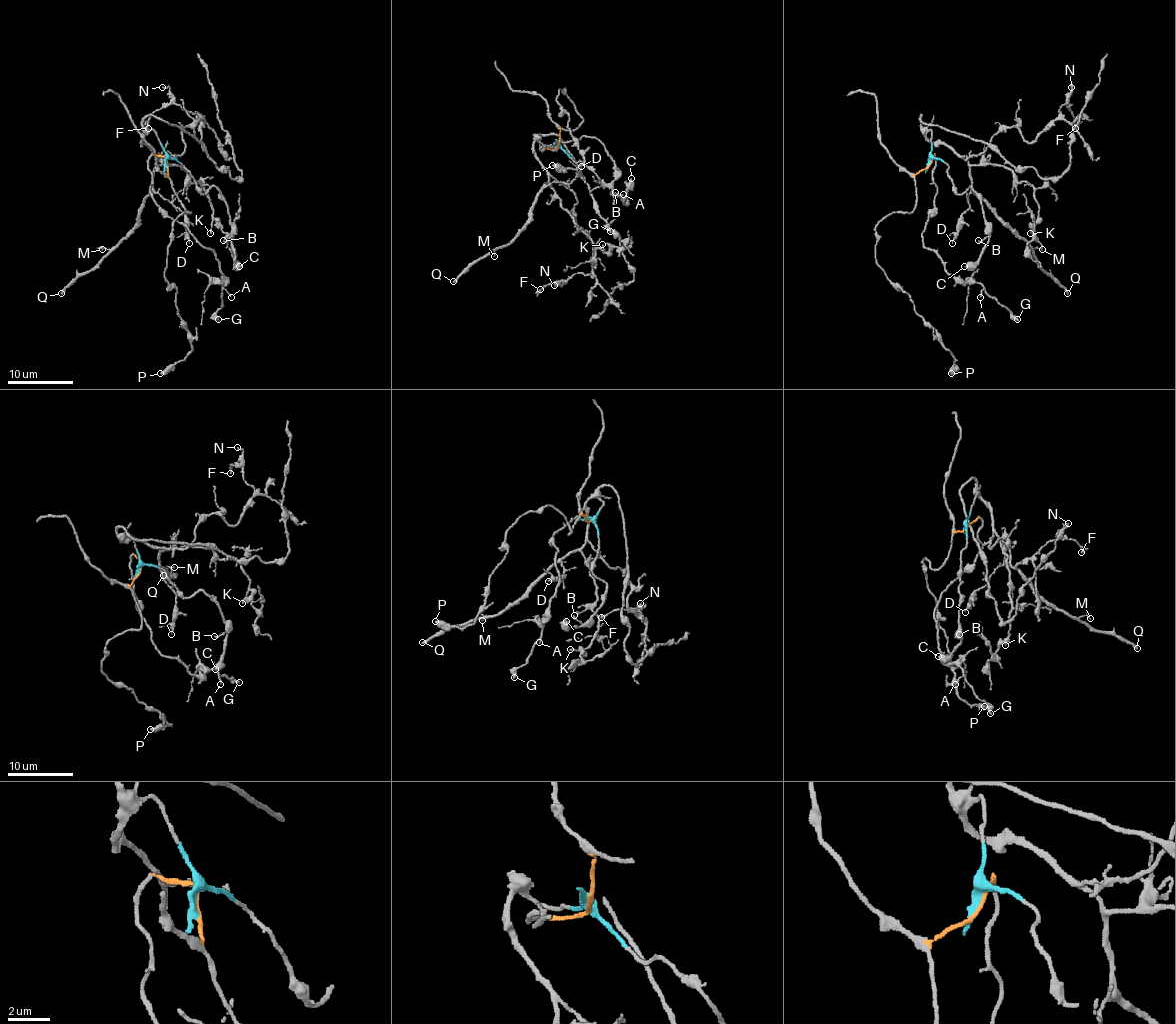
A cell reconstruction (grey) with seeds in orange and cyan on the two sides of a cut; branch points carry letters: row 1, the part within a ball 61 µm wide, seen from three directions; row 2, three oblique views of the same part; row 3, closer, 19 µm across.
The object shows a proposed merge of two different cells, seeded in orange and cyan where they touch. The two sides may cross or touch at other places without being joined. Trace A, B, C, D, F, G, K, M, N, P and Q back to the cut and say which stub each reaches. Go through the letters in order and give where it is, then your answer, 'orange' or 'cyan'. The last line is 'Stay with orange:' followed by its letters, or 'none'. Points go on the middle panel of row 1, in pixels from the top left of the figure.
A: at (623, 194); orange
B: at (615, 192); cyan
C: at (631, 178); cyan
D: at (581, 166); cyan
F: at (540, 289); cyan
G: at (610, 231); orange
K: at (602, 244); cyan
M: at (494, 256); cyan
N: at (554, 285); cyan
P: at (552, 165); orange
Q: at (453, 281); cyan
Stay with orange: A, G, P

